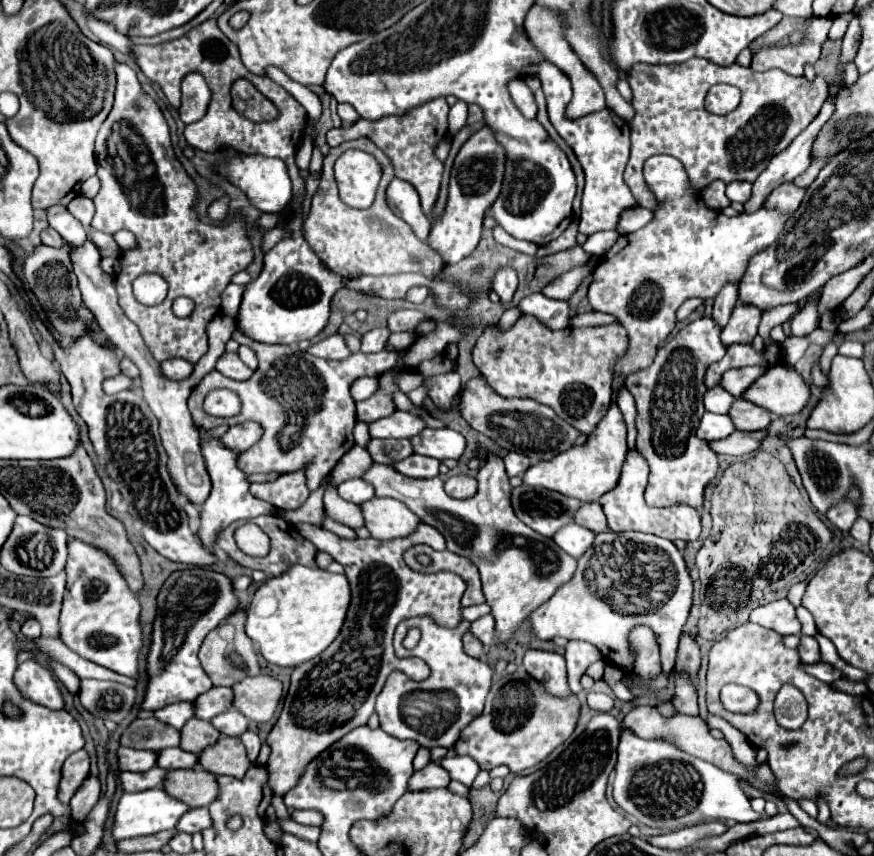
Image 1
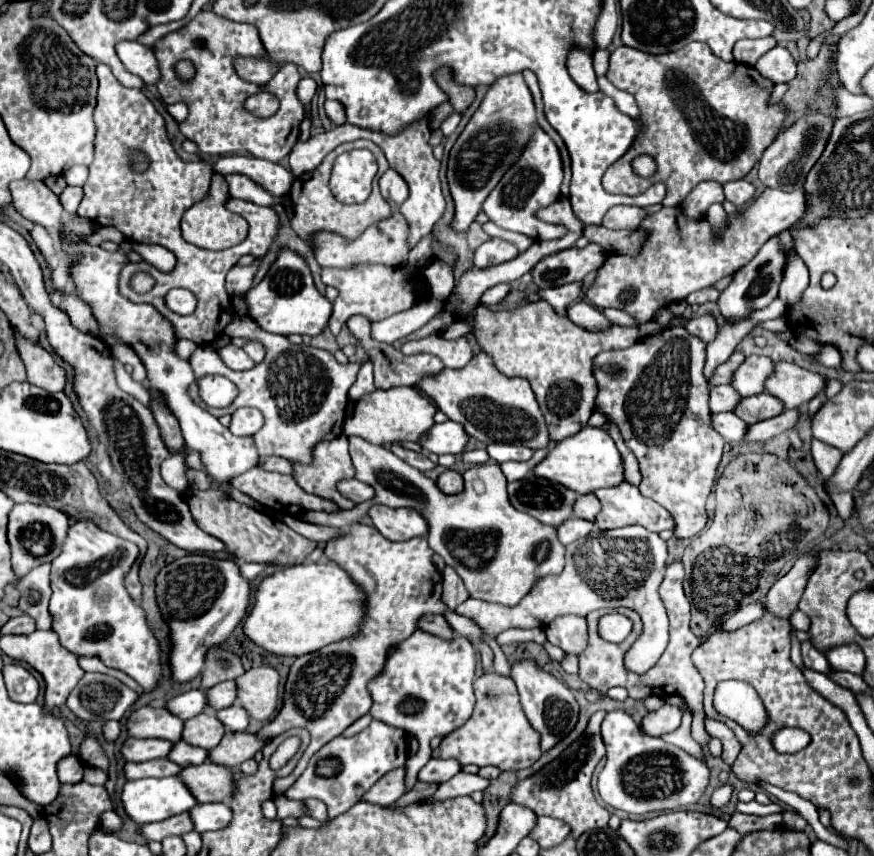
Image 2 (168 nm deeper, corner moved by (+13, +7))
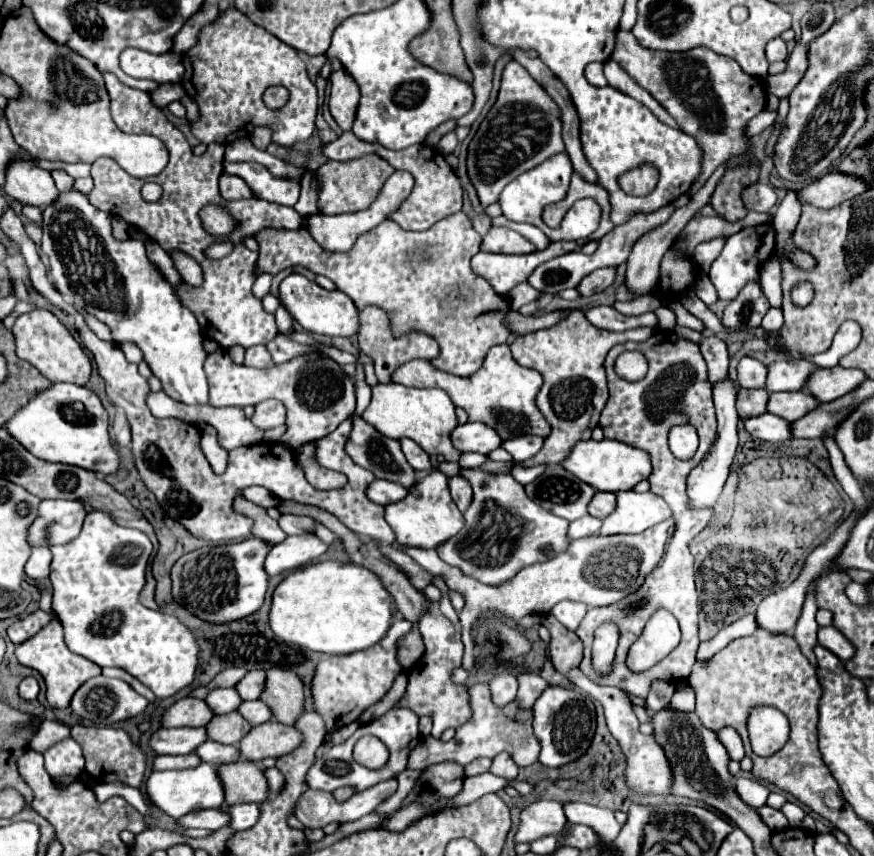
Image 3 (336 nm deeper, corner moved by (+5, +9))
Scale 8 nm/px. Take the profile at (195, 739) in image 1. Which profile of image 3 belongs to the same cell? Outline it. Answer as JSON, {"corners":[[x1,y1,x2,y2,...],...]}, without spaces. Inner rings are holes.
{"corners":[[231,711,225,715,215,715,207,725,209,739,225,745,237,745,251,731,251,723,239,715,239,711]]}

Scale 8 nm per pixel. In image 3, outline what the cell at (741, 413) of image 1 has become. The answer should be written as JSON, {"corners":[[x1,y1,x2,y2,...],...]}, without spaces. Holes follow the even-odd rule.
{"corners":[[791,391,791,393,771,393,767,409,773,415,779,415,787,421,797,421,813,411,819,401,809,391]]}

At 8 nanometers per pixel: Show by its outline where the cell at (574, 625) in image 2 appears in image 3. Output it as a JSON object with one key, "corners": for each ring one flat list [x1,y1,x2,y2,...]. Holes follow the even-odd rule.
{"corners":[[559,601,559,603,551,609,551,613,553,613,555,619,557,619,559,623,563,623,569,631,575,631,575,629,579,627,581,619,583,619,585,613,587,613,587,605,577,603,577,601]]}

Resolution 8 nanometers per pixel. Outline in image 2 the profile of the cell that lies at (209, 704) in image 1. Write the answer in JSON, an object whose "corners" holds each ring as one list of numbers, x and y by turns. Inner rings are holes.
{"corners":[[223,681,223,683,217,683,215,687,207,689,205,695,207,695,207,705,209,705,211,709,225,709,225,707,233,705,235,699,237,699,237,687,235,687,235,681]]}

